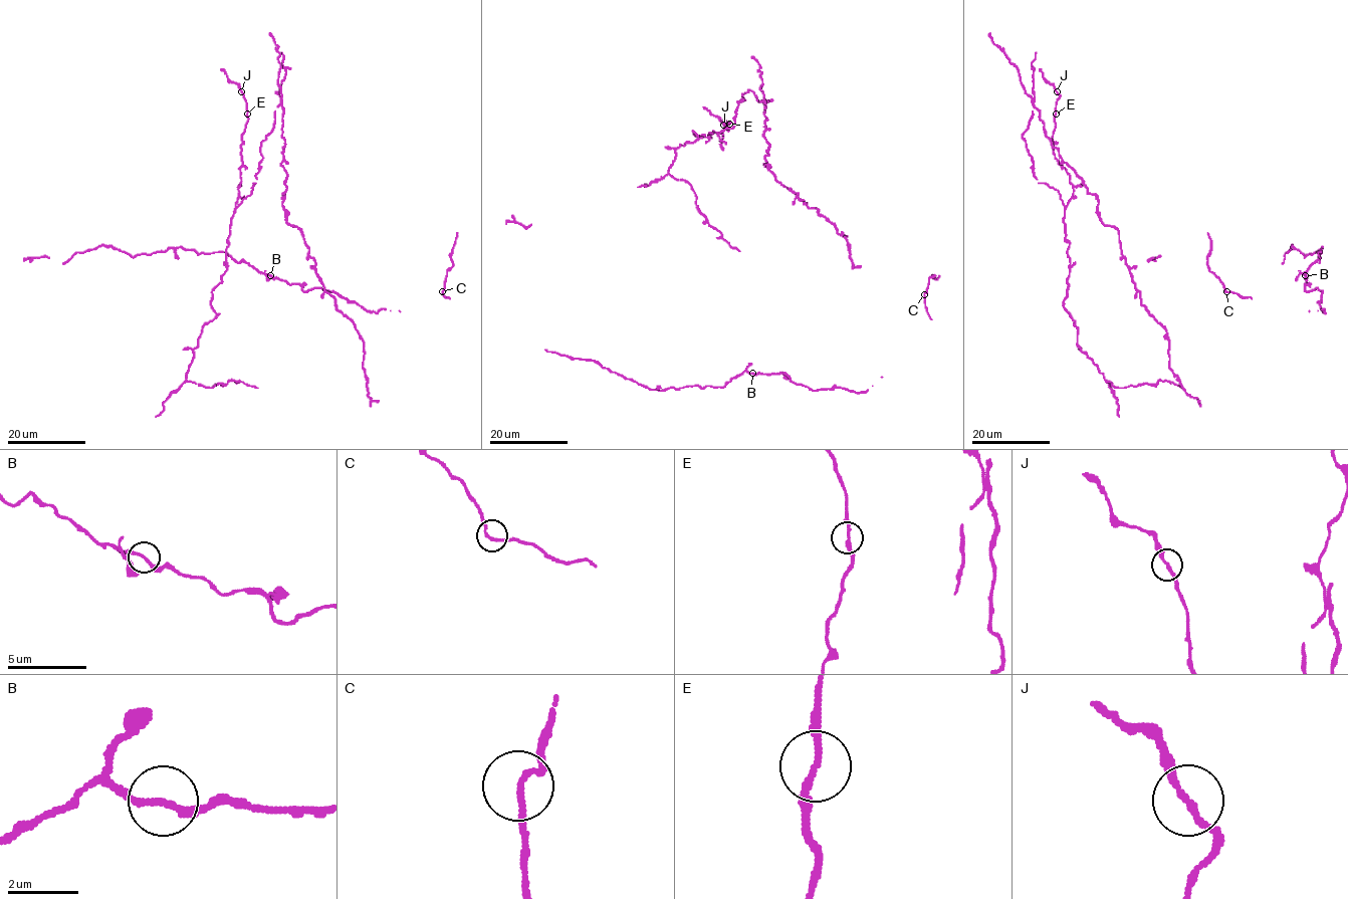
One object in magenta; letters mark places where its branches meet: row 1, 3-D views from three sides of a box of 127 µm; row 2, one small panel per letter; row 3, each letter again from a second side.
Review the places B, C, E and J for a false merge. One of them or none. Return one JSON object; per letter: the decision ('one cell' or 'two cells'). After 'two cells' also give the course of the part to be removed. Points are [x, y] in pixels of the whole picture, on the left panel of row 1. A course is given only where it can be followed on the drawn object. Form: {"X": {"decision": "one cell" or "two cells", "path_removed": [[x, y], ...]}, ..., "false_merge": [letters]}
{"B": {"decision": "one cell"}, "C": {"decision": "one cell"}, "E": {"decision": "one cell"}, "J": {"decision": "one cell"}, "false_merge": []}

